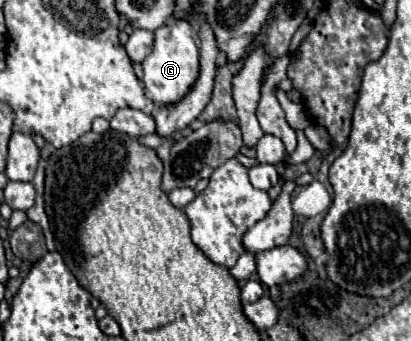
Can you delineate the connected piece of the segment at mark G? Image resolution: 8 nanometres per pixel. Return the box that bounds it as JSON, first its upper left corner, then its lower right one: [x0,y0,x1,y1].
[143,19,199,107]

